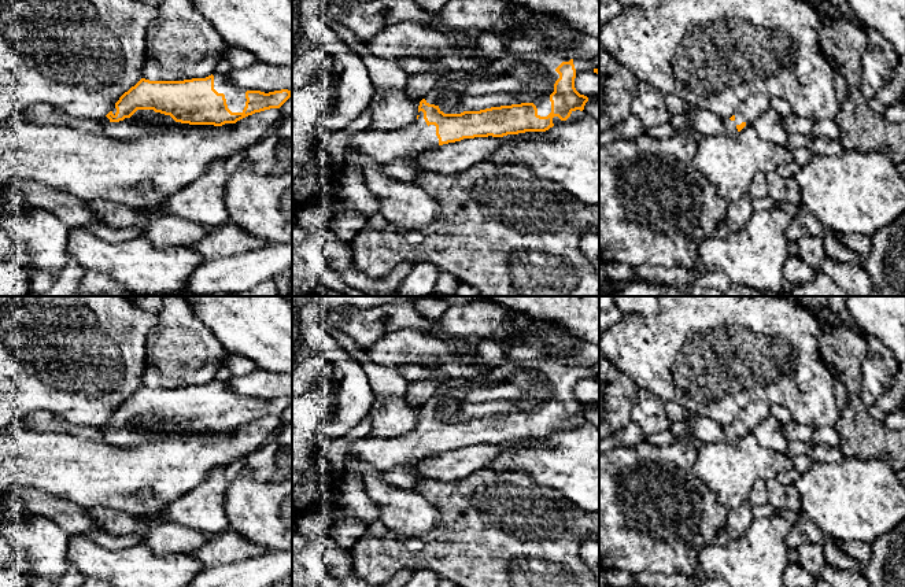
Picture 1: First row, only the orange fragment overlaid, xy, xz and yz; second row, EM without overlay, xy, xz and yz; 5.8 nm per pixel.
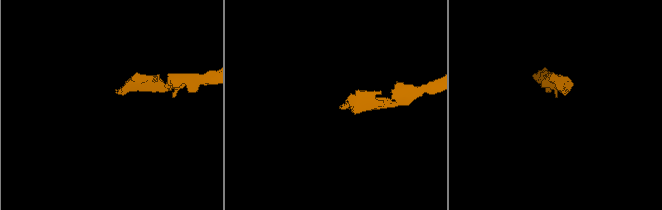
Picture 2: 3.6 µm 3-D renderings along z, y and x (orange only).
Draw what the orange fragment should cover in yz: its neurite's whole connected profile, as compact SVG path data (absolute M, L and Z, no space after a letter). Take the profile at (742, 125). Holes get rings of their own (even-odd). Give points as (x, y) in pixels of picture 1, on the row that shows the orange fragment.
M751 95L745 99L736 114L725 121L725 129L729 134L736 134L746 125L753 125L754 121L769 110L769 99L764 95Z

